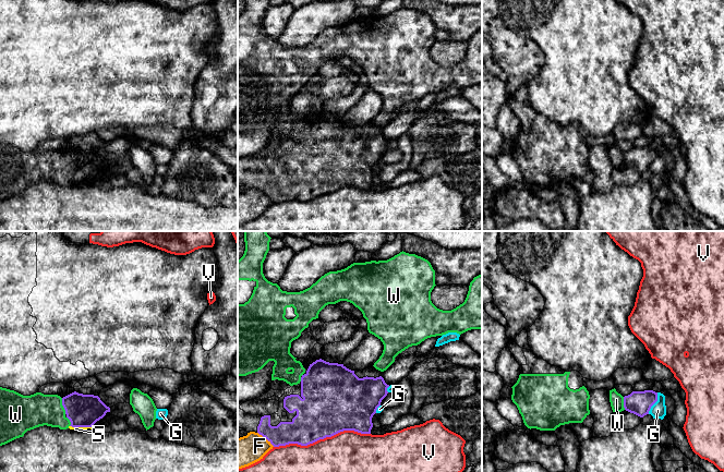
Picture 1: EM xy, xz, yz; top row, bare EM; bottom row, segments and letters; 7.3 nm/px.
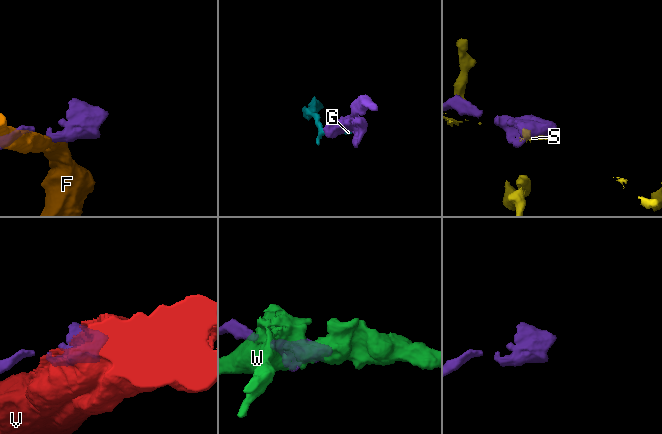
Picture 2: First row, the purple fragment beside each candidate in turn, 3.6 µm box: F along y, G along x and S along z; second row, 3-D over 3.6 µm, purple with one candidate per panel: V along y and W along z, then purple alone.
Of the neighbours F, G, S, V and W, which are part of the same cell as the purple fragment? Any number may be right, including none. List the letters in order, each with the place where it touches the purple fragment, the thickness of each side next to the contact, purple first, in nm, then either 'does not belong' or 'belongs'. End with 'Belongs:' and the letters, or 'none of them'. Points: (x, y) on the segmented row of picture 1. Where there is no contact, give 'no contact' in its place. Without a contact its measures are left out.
F: xz (266, 438) | 180/220 nm | does not belong
G: yz (654, 402) | 180/110 nm | does not belong
S: xy (81, 426) | 240/30 nm | does not belong
V: xz (322, 438) | 420/300 nm | does not belong
W: xy (62, 404) | 240/240 nm | belongs
Belongs: W

